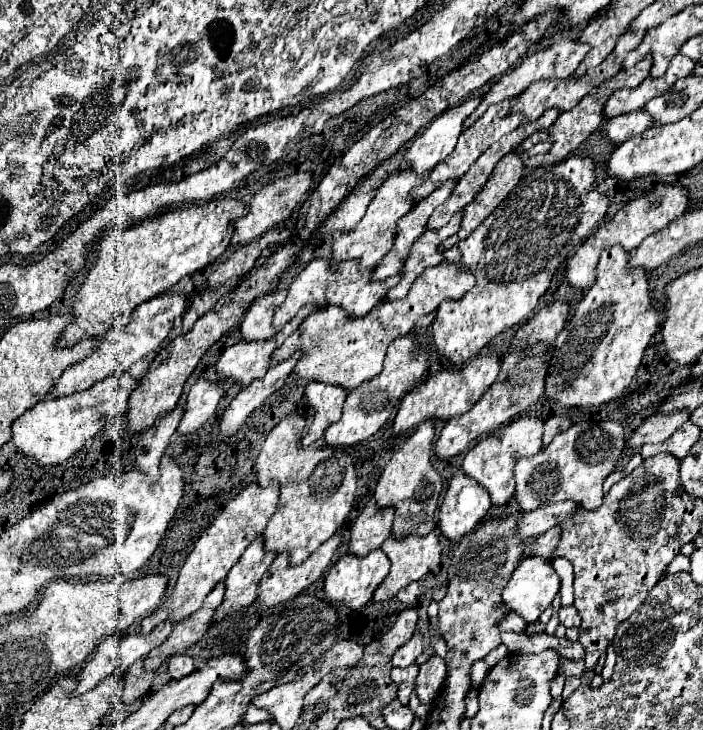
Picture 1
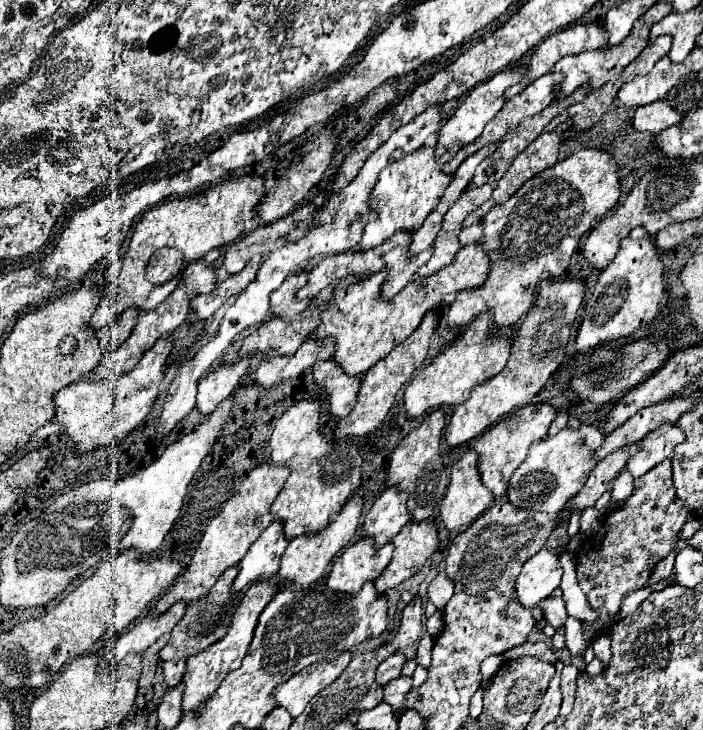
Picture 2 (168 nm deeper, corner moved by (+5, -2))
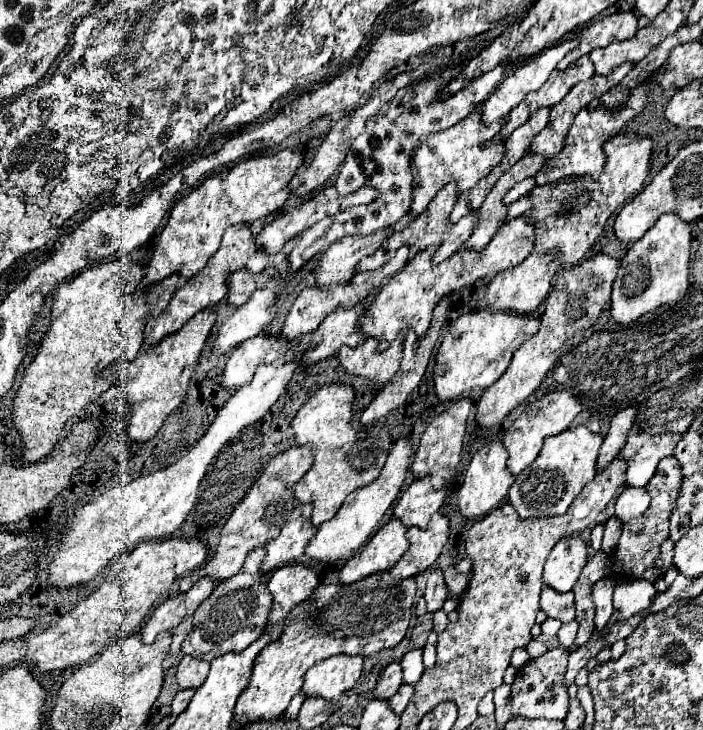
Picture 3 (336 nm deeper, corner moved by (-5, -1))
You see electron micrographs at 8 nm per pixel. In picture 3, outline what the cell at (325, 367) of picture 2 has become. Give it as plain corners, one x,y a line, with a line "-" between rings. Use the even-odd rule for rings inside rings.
399,337
395,345
391,345
385,353
379,355
375,355
375,343
371,343
371,339
363,341
355,349
341,347
337,353
337,361
347,373
365,377
373,385
373,391
379,393
391,381
399,367
401,341
403,337

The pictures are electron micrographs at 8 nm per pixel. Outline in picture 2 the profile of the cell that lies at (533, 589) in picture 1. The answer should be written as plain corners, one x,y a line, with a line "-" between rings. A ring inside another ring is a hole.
541,548
531,560
523,564
517,578
517,596
525,608
535,608
541,600
553,594
561,582
559,552
555,548

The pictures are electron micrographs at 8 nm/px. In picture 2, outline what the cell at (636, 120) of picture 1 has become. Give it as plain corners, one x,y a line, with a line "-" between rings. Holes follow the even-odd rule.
659,100
659,102
651,102
651,104
637,108
635,118
633,118
633,128
637,128
639,132
647,130
647,132
657,134
665,128
681,124
683,118
685,118
685,114
673,110
667,100

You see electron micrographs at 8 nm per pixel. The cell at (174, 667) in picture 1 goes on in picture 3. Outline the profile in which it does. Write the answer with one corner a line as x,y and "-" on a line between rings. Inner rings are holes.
185,655
179,665
177,665
177,683
181,689
189,689
189,687
199,687
209,675
209,663
207,661
199,661
191,655

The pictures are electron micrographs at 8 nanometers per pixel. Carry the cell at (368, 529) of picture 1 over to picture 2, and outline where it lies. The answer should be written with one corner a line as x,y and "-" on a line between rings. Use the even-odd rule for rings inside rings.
391,486
373,502
365,516
363,530
367,536
375,538
375,546
379,548
395,538
409,522
411,512
407,508
407,492
399,492

